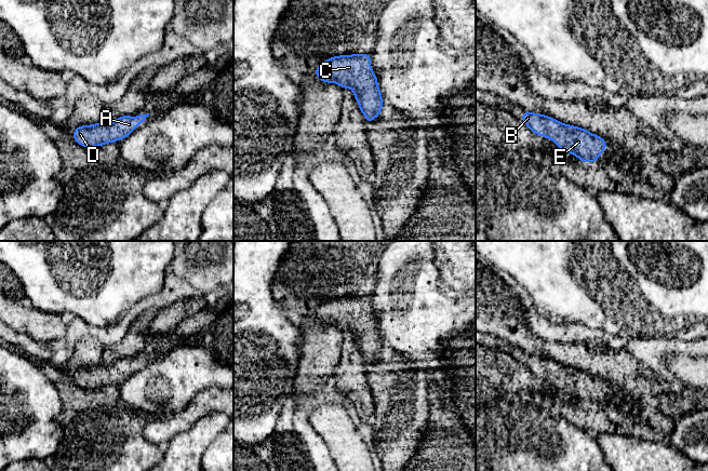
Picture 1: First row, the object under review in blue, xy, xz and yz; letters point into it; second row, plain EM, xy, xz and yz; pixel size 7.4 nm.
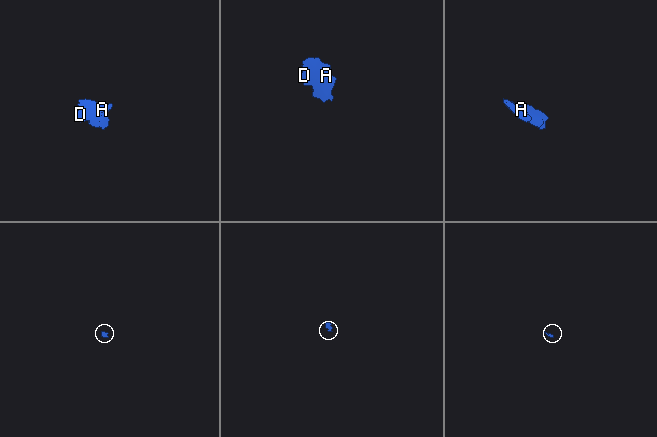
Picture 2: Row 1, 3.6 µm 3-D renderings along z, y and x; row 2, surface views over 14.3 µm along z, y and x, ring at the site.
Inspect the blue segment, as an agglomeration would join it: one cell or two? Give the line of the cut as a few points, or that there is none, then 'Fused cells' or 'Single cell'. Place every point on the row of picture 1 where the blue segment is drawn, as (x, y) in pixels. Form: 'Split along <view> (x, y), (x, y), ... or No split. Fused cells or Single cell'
No split. Single cell

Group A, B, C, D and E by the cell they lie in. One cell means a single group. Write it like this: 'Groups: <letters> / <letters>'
Groups: A B C D E

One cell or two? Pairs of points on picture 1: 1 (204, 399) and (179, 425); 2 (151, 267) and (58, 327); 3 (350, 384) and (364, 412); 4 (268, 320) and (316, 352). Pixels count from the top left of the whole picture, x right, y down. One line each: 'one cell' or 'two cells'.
1: one cell
2: two cells
3: one cell
4: two cells

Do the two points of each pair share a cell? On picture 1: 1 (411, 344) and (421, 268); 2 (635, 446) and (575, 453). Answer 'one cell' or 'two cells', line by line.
1: one cell
2: two cells

